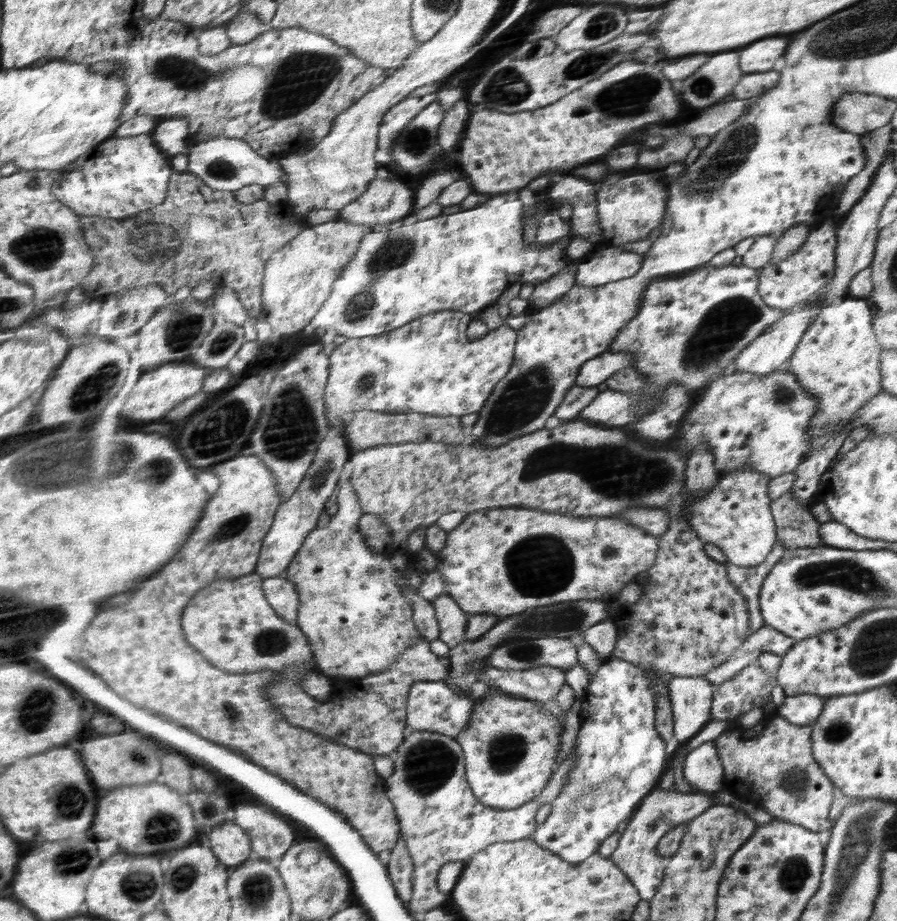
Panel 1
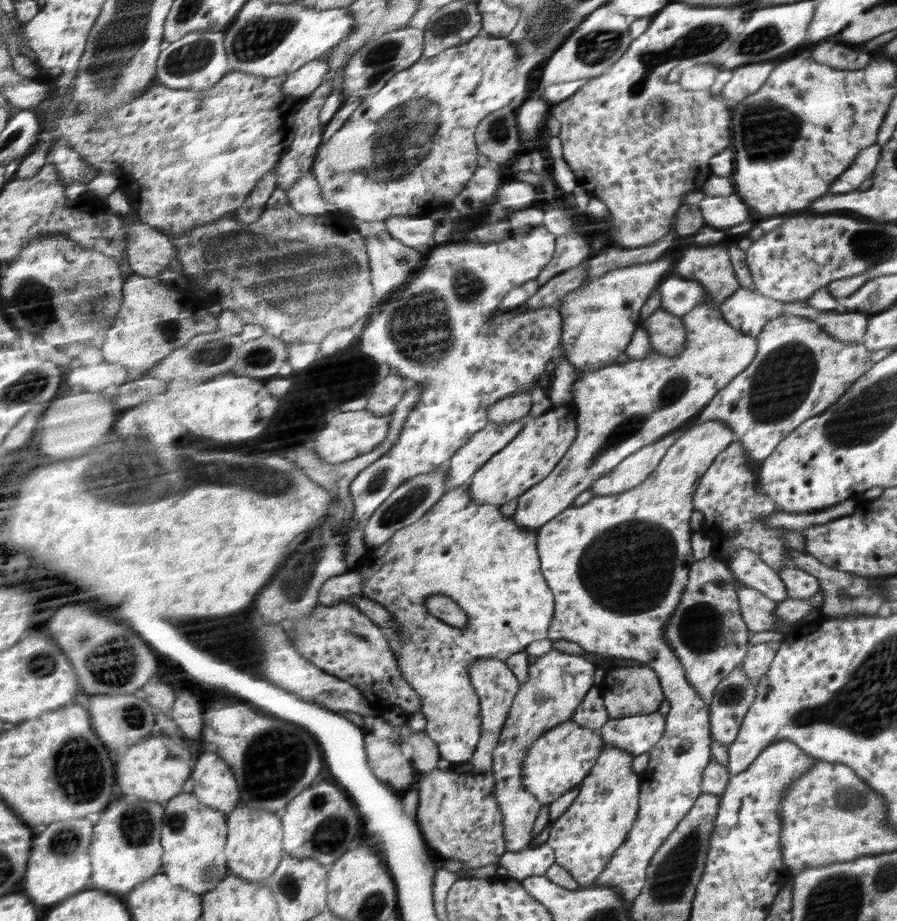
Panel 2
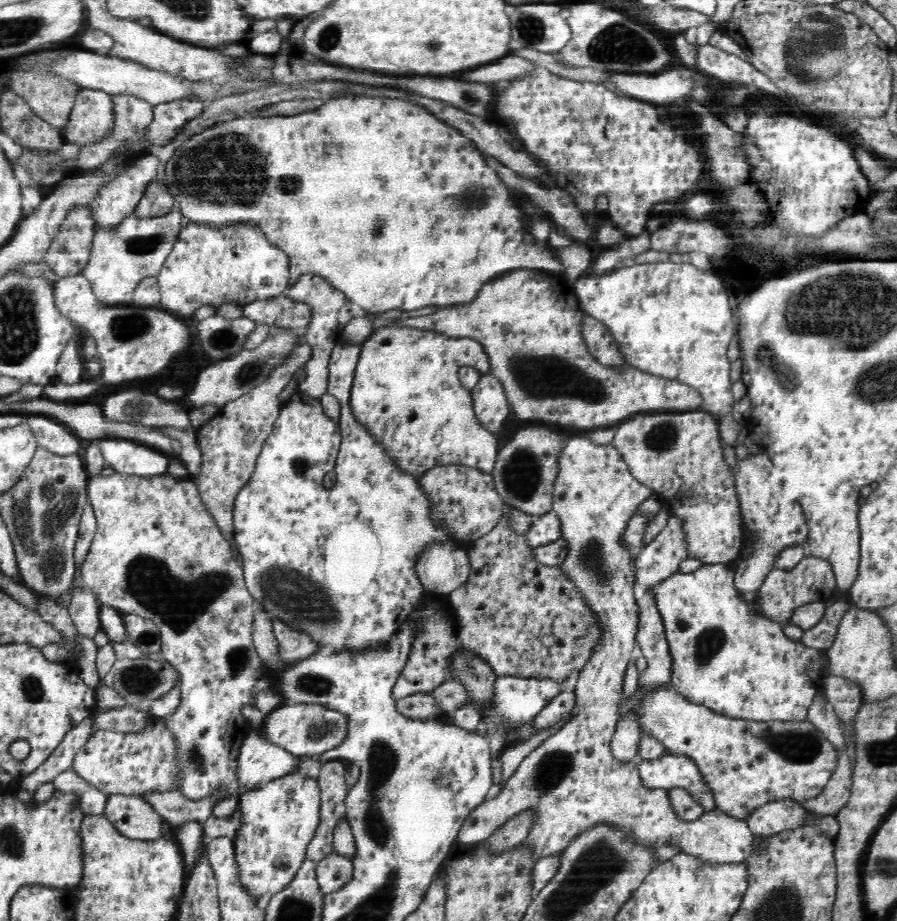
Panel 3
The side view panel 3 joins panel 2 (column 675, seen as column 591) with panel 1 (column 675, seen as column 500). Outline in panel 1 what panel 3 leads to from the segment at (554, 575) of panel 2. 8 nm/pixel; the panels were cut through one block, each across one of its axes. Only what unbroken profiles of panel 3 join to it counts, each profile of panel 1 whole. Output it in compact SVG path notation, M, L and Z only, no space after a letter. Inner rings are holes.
M674 785L668 788L658 787L644 798L636 813L629 818L629 823L619 835L617 847L612 850L608 858L612 859L634 882L641 900L649 902L652 897L656 896L657 889L663 884L665 878L669 858L663 857L658 852L661 838L675 826L694 820L712 805L714 804L710 804L710 793L682 793Z

